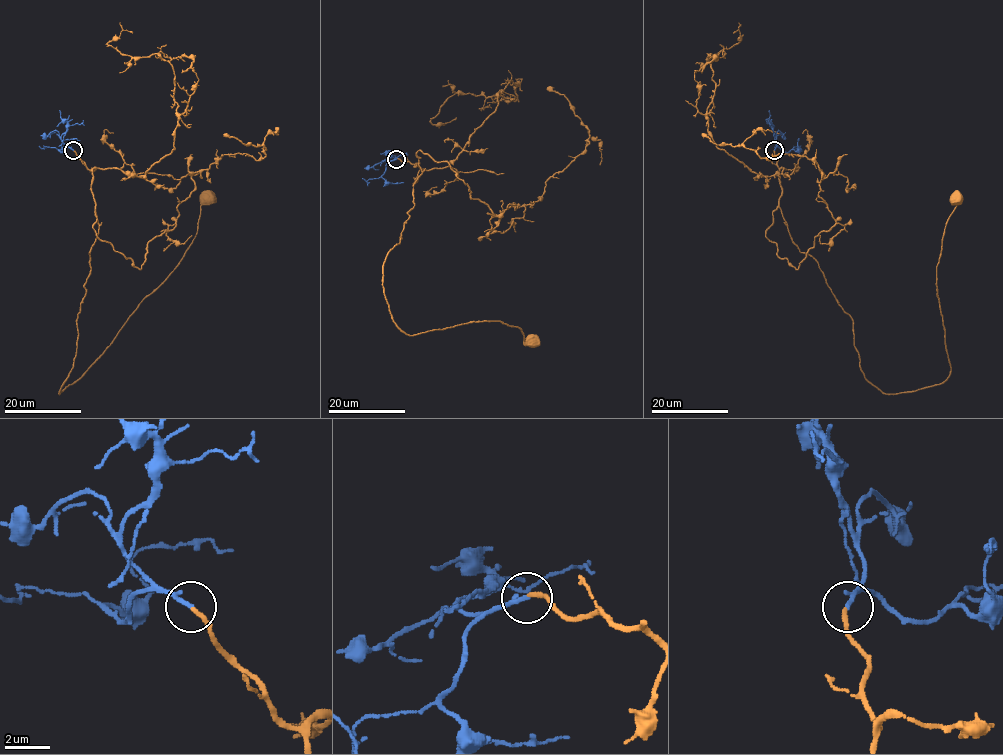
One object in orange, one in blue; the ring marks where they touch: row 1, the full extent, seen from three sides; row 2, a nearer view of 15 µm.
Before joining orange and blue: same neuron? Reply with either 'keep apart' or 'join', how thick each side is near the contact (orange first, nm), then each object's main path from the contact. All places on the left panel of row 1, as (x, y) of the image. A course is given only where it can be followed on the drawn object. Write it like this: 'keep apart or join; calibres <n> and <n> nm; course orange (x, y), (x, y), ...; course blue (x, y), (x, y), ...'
join; calibres 180 and 190 nm; course orange (72, 150), (92, 174), (98, 232), (76, 319), (73, 368), (59, 393), (175, 267), (209, 199); course blue (72, 150), (64, 147), (62, 152), (58, 150), (65, 148), (64, 140), (80, 140)

